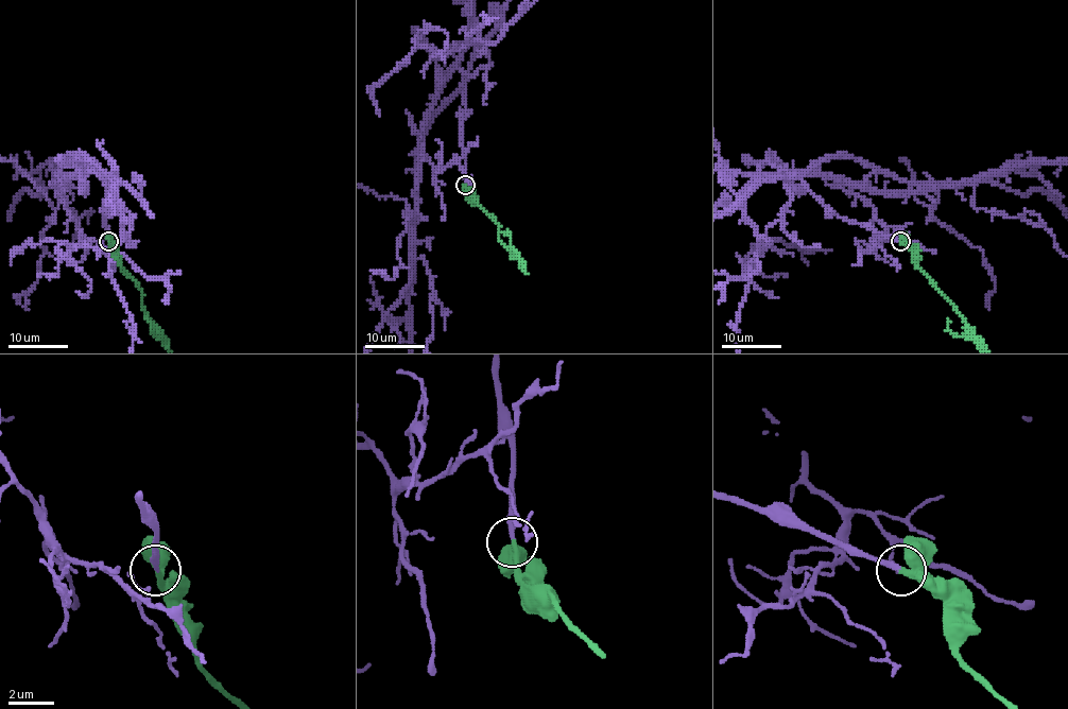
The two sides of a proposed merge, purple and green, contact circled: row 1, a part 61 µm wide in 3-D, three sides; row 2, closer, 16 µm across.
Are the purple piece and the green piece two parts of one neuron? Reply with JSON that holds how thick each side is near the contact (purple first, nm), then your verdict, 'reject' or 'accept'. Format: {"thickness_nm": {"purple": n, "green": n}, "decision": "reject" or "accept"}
{"thickness_nm": {"purple": 200, "green": 320}, "decision": "accept"}

